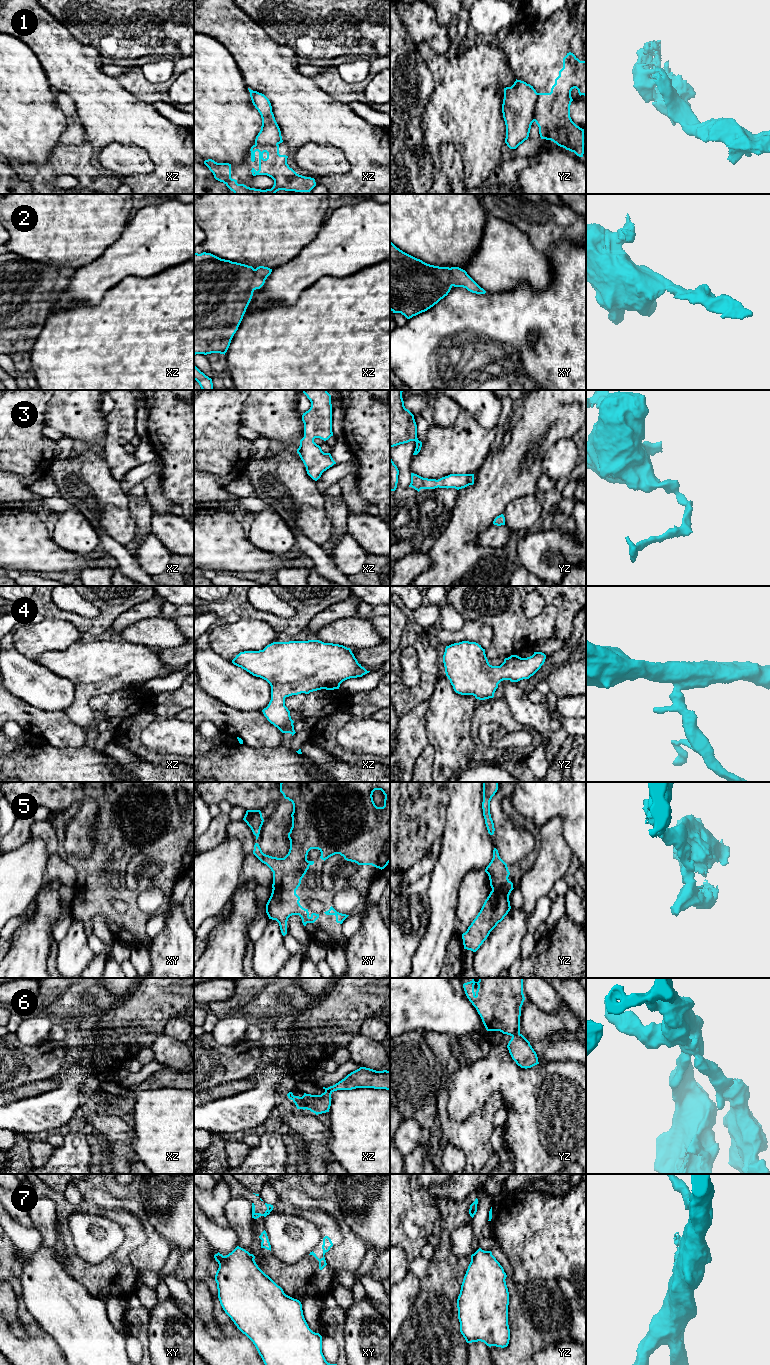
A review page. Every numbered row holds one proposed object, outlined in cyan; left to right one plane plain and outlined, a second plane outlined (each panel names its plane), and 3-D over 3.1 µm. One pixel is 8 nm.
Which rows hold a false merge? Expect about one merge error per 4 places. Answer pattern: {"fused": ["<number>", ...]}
{"fused": ["1", "6", "7"]}

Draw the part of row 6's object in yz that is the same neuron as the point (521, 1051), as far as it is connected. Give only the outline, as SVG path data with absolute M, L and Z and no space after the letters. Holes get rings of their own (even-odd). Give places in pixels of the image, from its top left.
M522 1034L512 1036L507 1048L512 1059L521 1068L527 1069L539 1064L536 1052Z

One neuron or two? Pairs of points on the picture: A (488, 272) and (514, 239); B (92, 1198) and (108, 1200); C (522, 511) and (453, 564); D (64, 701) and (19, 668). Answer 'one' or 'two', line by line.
A: one
B: one
C: two
D: one

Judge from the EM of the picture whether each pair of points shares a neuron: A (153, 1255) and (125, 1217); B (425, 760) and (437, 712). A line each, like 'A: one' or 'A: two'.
A: two
B: two

